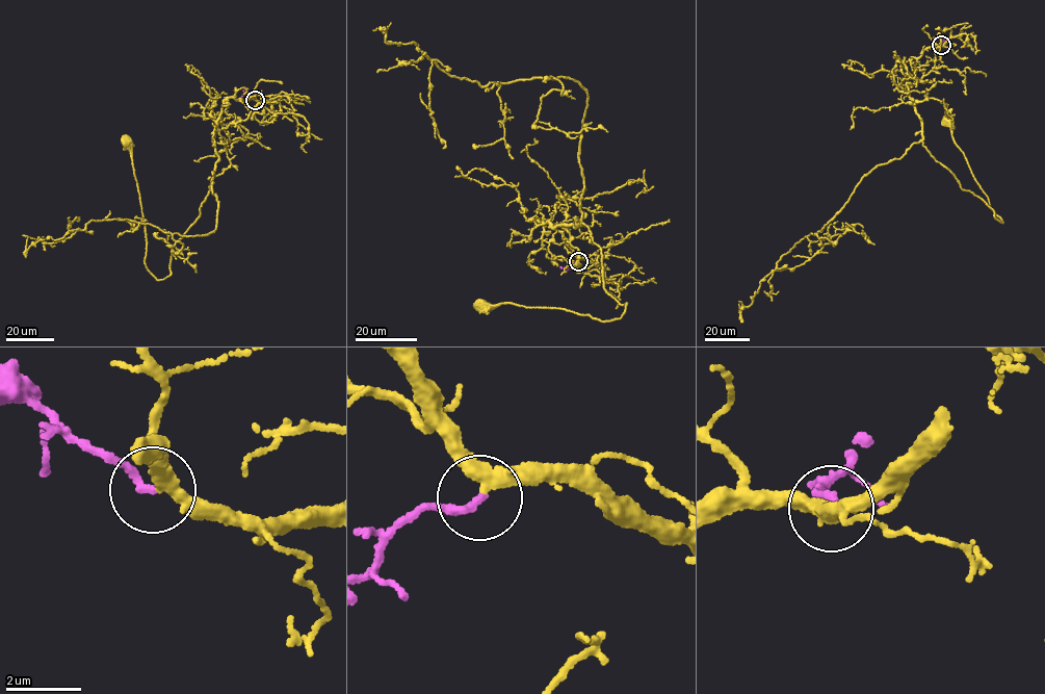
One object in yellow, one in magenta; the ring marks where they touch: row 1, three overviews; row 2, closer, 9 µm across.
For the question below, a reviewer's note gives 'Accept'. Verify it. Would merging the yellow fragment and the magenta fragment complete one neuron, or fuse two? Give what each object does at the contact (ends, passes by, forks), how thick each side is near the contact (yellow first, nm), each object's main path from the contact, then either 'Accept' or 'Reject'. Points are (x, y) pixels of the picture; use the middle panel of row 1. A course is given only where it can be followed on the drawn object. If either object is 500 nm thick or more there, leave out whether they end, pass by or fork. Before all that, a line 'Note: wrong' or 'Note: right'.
Note: right
At the ring yellow passes by. At the ring magenta ends. Thickness 320 nm (yellow) against 220 nm. Course of yellow: (578, 260), (536, 220), (583, 223), (625, 313), (484, 304). Course of magenta: (578, 261), (565, 271). Accept

